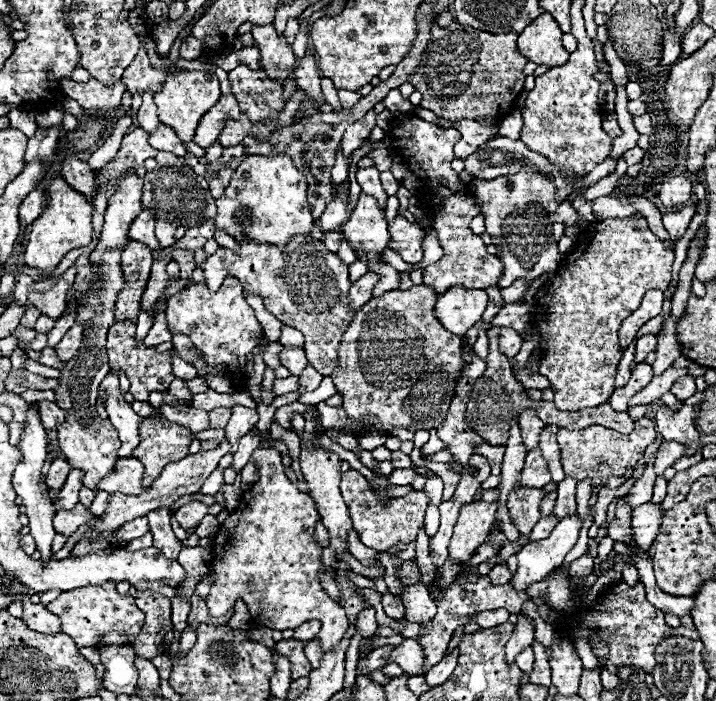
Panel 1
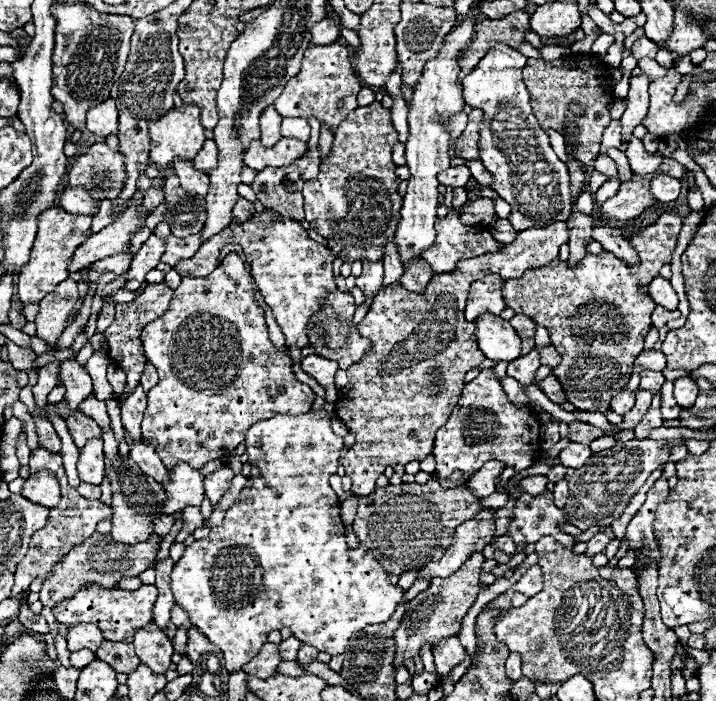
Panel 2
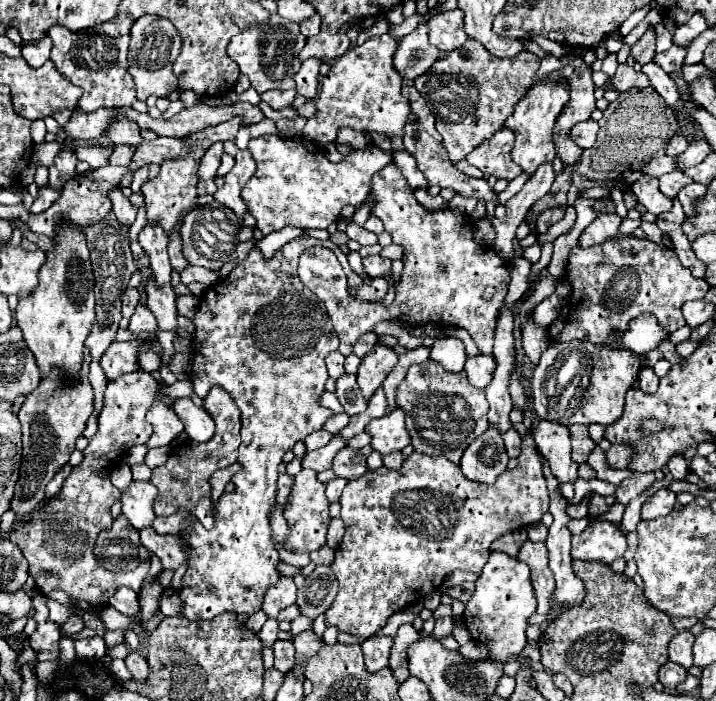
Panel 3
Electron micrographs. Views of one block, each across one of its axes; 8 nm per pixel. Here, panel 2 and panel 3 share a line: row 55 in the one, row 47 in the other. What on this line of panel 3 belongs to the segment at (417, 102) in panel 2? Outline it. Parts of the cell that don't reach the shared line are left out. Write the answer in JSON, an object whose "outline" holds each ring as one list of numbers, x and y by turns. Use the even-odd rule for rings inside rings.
{"outline":[[458,8,450,12,440,12,434,18,430,18,430,44,440,48,442,52,452,52,460,48,468,40,462,28,462,20,464,12,460,12]]}

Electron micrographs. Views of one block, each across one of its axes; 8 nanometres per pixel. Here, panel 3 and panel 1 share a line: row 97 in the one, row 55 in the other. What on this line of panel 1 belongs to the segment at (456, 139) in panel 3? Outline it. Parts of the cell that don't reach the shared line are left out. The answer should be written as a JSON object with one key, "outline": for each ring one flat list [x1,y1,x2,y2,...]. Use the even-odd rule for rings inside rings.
{"outline":[[456,20,446,28,434,22,430,32,432,42,428,44,414,74,408,78,408,84,412,84,422,94,420,106,450,122,484,116,506,116,514,108,526,78,524,66,528,60,524,60,516,48,518,34,490,34,458,24]]}

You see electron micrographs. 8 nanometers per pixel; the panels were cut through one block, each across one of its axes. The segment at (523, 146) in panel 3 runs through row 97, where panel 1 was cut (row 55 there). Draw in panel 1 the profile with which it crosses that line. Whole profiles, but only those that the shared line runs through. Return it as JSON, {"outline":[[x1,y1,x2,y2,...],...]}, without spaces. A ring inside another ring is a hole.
{"outline":[[548,12,538,16,528,28,524,28,518,36,518,50,522,56,526,56,530,62,536,64,564,64,568,60,570,52,562,46,562,34,560,26]]}

